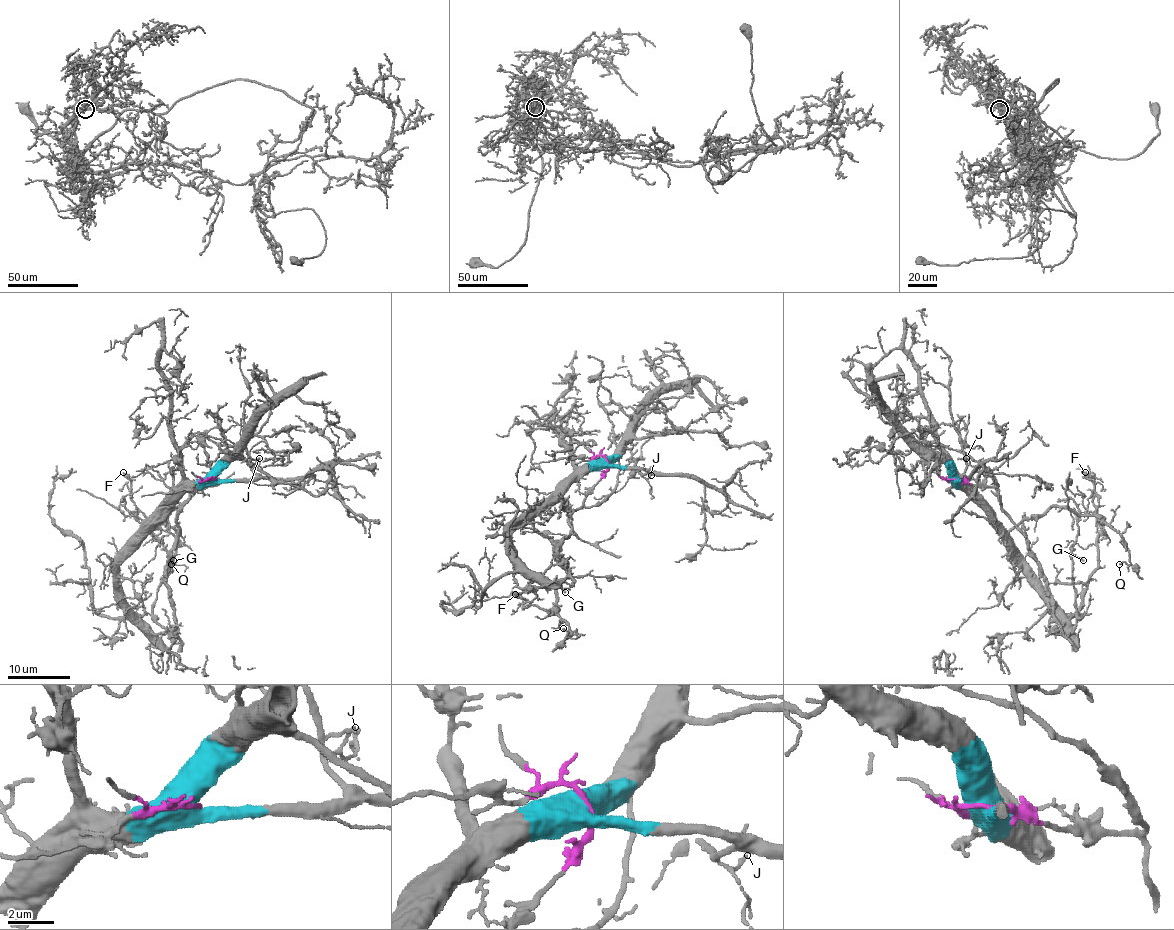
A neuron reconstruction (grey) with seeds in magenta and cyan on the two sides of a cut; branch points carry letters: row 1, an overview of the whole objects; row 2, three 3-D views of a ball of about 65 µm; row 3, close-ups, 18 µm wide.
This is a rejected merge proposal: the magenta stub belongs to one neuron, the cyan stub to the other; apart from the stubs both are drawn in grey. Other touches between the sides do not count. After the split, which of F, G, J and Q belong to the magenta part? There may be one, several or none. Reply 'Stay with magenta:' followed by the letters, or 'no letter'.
Stay with magenta: G

